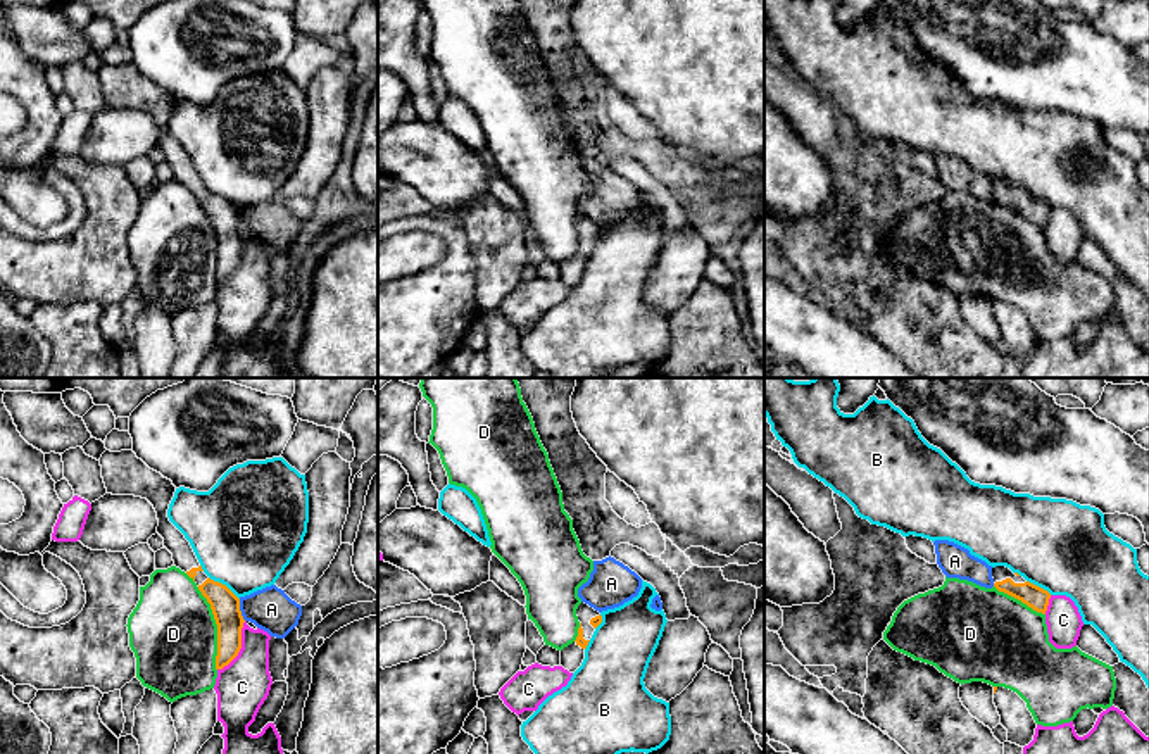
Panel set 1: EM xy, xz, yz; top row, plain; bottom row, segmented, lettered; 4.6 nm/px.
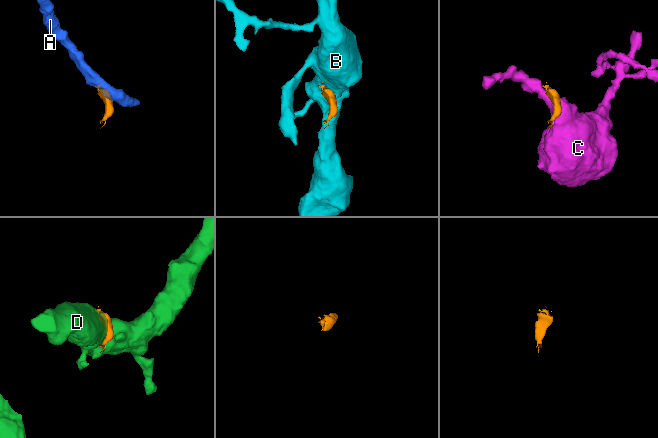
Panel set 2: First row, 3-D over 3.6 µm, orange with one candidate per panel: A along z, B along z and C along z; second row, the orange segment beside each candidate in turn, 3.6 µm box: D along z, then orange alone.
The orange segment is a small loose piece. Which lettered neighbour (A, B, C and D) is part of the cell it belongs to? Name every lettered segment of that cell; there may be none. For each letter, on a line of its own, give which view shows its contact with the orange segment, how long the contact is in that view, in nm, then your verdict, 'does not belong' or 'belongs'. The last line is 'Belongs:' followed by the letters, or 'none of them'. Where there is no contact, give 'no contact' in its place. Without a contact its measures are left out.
A: contact in xy; length 110 nm; does not belong
B: contact in xy; length 180 nm; does not belong
C: contact in xy; length 260 nm; does not belong
D: contact in xy; length 400 nm; does not belong
Belongs: none of them

